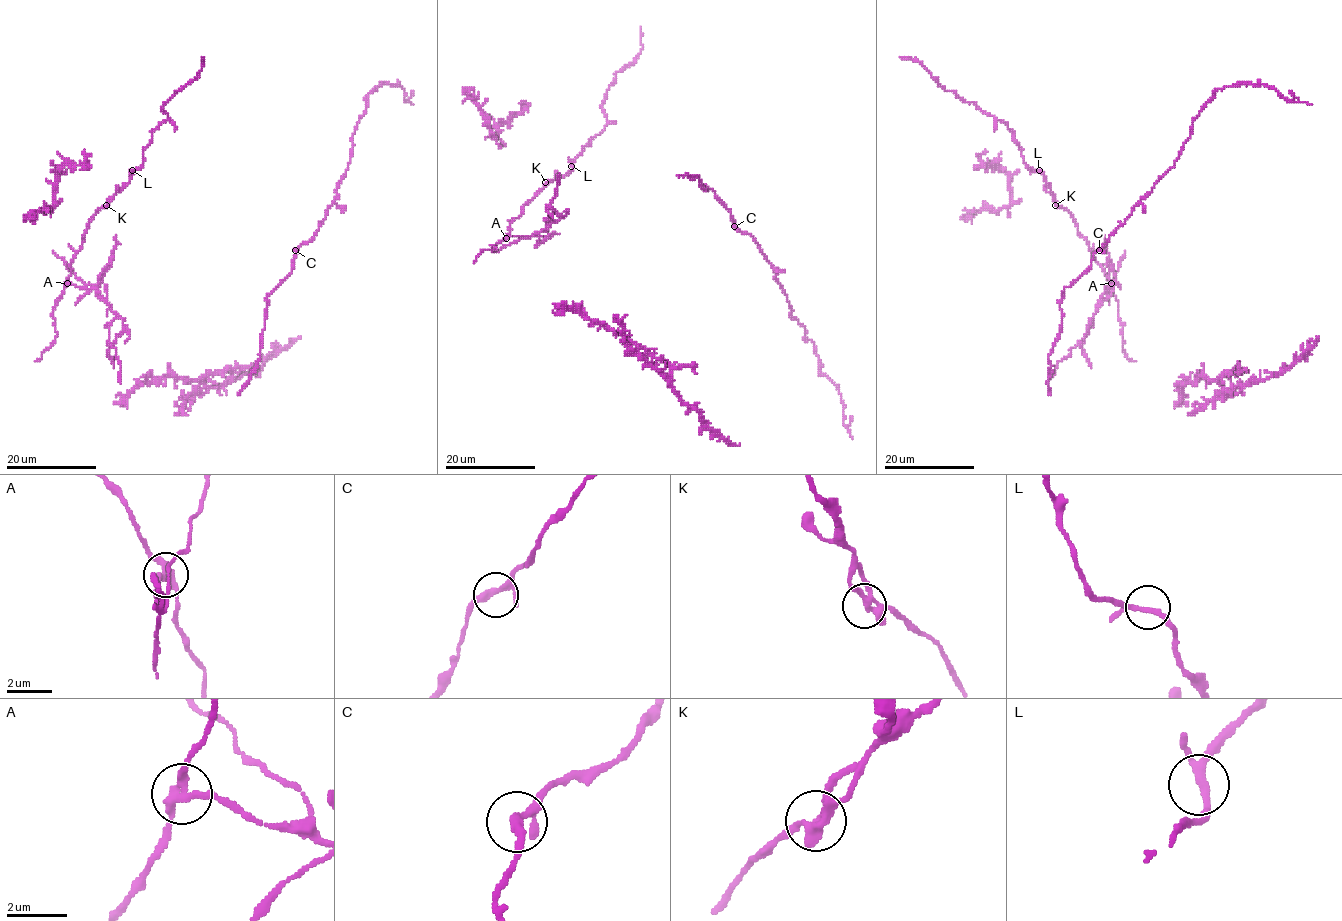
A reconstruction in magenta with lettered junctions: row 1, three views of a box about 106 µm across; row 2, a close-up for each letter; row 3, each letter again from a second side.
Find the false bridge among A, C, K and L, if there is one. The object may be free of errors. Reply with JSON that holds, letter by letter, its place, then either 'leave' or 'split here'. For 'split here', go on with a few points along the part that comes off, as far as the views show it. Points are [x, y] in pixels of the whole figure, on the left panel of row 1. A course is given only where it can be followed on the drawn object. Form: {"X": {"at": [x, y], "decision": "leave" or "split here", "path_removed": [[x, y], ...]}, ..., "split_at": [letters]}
{"A": {"at": [67, 283], "decision": "split here", "path_removed": [[67, 283], [88, 291], [95, 289], [123, 322], [124, 330], [107, 356], [114, 367]]}, "C": {"at": [295, 250], "decision": "leave"}, "K": {"at": [106, 205], "decision": "leave"}, "L": {"at": [132, 170], "decision": "leave"}, "split_at": ["A"]}

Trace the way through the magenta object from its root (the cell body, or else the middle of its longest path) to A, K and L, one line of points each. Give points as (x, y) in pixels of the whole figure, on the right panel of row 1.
A: (1045, 383), (1053, 375), (1055, 365), (1082, 341), (1089, 321), (1106, 297), (1106, 291), (1111, 289), (1111, 283)
K: (1045, 383), (1055, 365), (1082, 341), (1089, 321), (1111, 289), (1111, 280), (1073, 217), (1055, 205)
L: (1045, 383), (1055, 365), (1082, 341), (1089, 321), (1111, 289), (1111, 280), (1073, 217), (1057, 203), (1039, 170)

